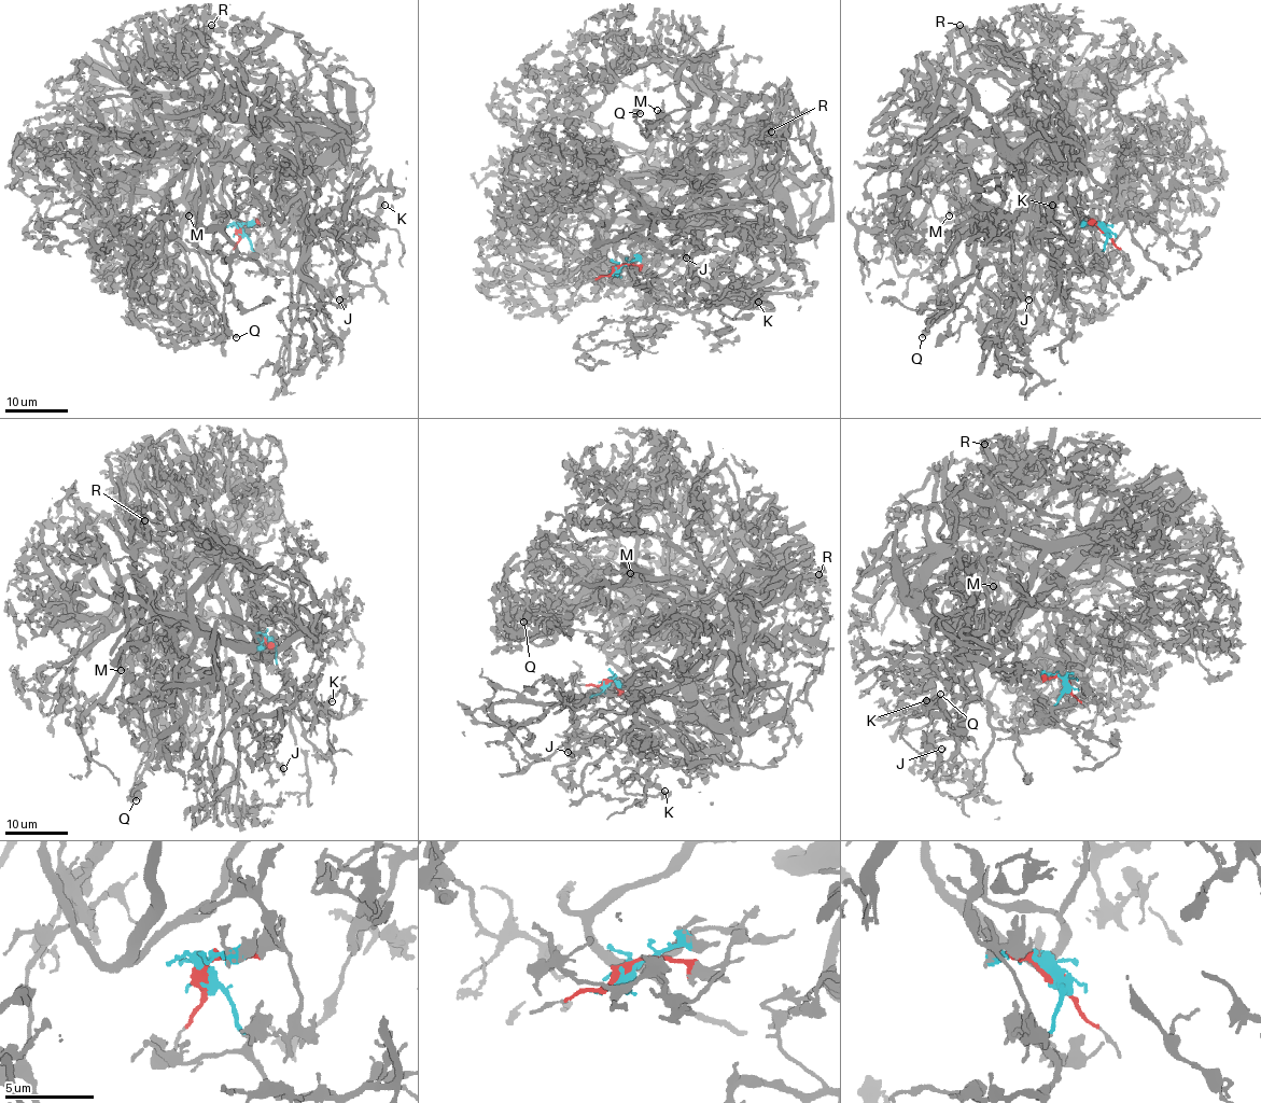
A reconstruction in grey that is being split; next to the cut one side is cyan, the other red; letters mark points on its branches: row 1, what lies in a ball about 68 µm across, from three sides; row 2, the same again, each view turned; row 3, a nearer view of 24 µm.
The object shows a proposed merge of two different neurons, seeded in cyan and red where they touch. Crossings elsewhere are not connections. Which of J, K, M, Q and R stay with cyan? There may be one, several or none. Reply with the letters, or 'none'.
J, K, M, Q

